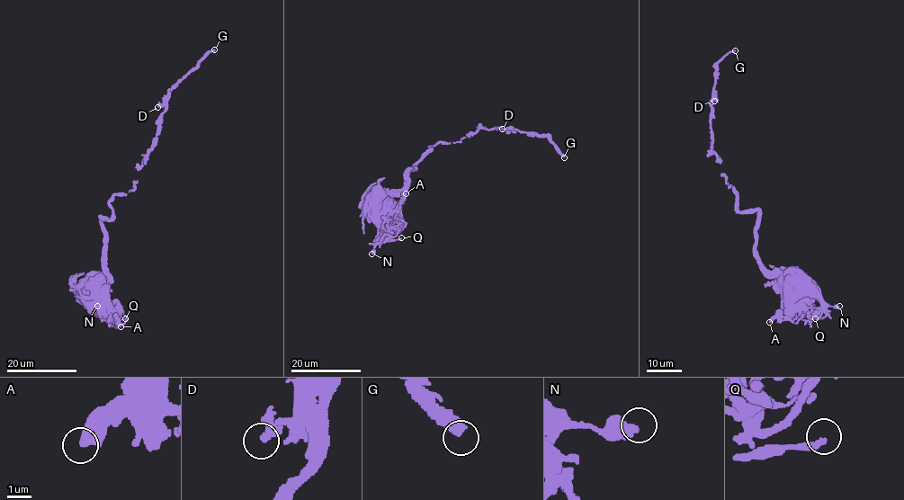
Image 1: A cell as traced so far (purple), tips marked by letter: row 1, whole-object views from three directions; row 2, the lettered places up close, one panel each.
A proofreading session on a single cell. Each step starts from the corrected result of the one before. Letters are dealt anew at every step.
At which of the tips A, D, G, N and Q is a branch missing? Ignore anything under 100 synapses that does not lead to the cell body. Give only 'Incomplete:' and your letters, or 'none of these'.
Incomplete: G

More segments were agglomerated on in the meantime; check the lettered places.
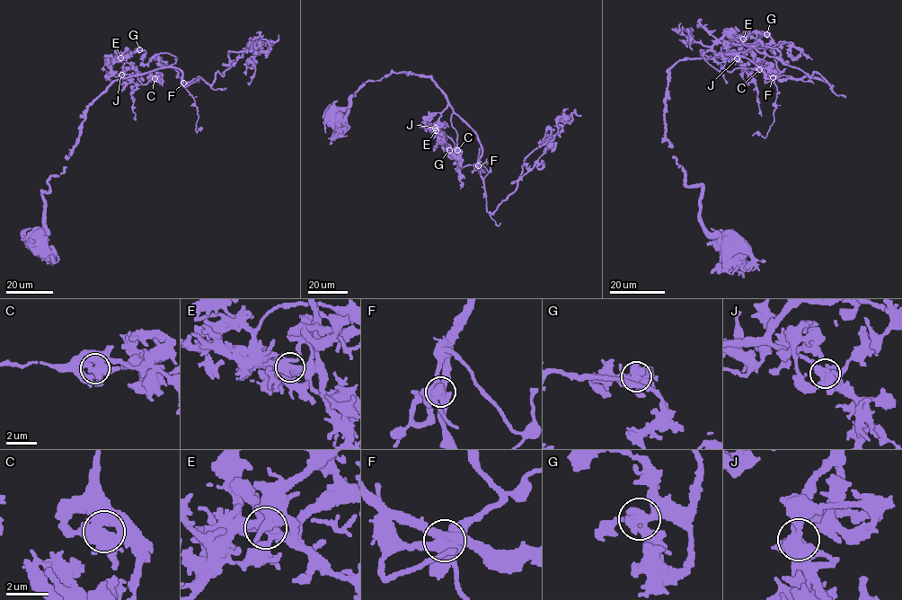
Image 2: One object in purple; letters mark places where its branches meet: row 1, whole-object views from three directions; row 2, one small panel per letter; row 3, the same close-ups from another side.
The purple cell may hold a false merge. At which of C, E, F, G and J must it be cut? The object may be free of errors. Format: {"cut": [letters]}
{"cut": ["F"]}

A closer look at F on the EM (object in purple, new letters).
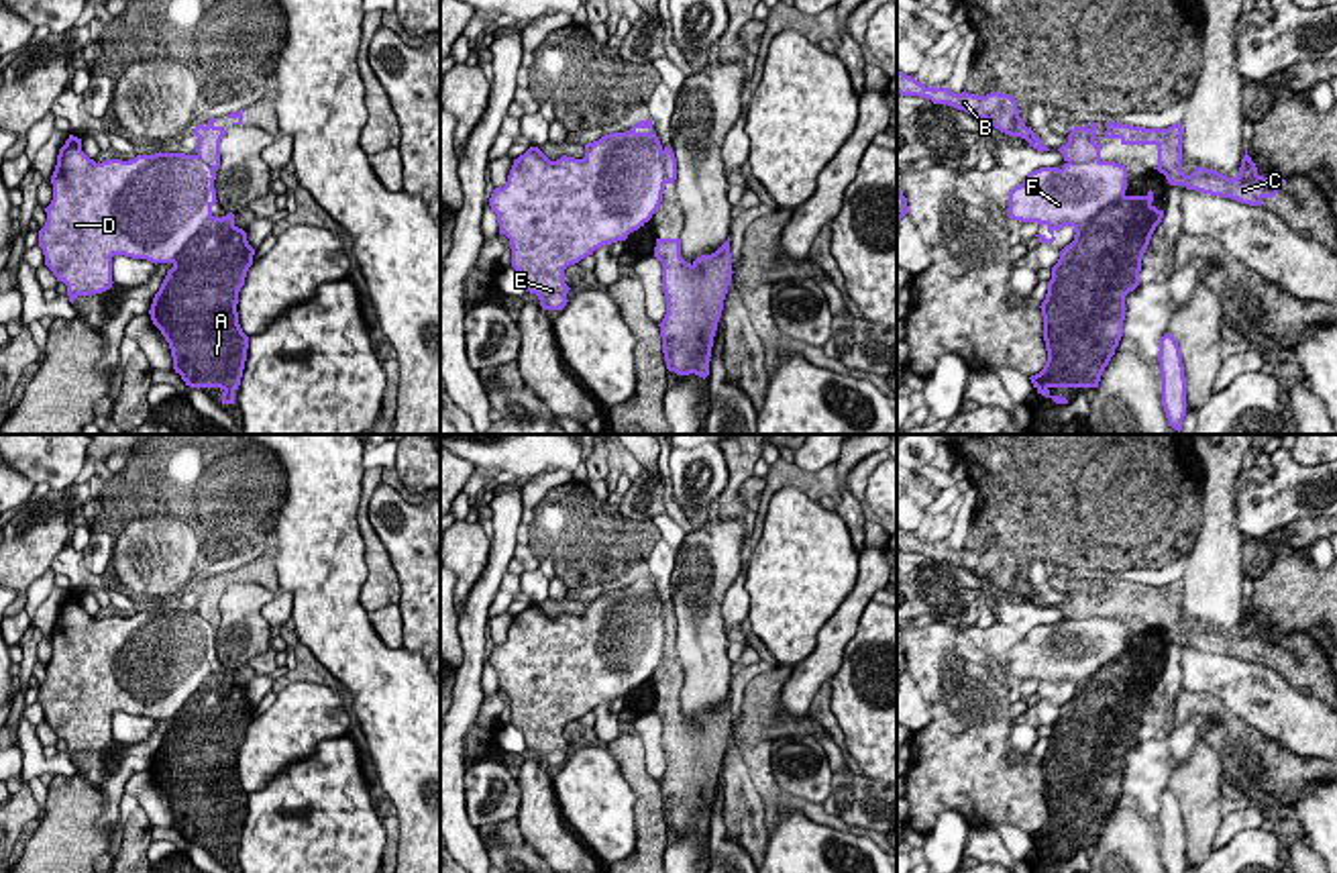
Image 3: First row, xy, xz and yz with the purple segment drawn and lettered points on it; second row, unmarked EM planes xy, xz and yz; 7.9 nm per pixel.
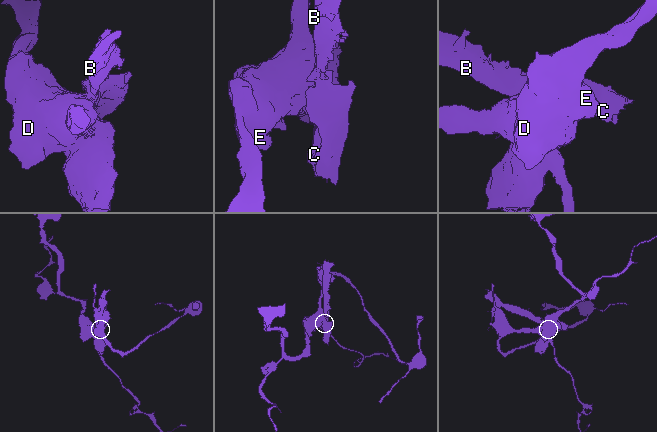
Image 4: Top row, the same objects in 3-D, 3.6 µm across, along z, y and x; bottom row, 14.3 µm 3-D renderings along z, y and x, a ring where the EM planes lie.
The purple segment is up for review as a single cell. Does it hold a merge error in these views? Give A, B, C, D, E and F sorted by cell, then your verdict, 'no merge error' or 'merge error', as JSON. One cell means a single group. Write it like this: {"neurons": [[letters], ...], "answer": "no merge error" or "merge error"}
{"neurons": [["A", "D", "E", "F"], ["B", "C"]], "answer": "merge error"}

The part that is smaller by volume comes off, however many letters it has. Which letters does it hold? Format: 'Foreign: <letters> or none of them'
Foreign: B, C

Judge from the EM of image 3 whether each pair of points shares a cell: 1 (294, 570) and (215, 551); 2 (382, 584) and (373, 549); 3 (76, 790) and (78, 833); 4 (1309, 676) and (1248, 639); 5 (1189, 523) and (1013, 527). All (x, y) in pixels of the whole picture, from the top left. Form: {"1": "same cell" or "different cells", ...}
{"1": "different cells", "2": "same cell", "3": "same cell", "4": "same cell", "5": "same cell"}

